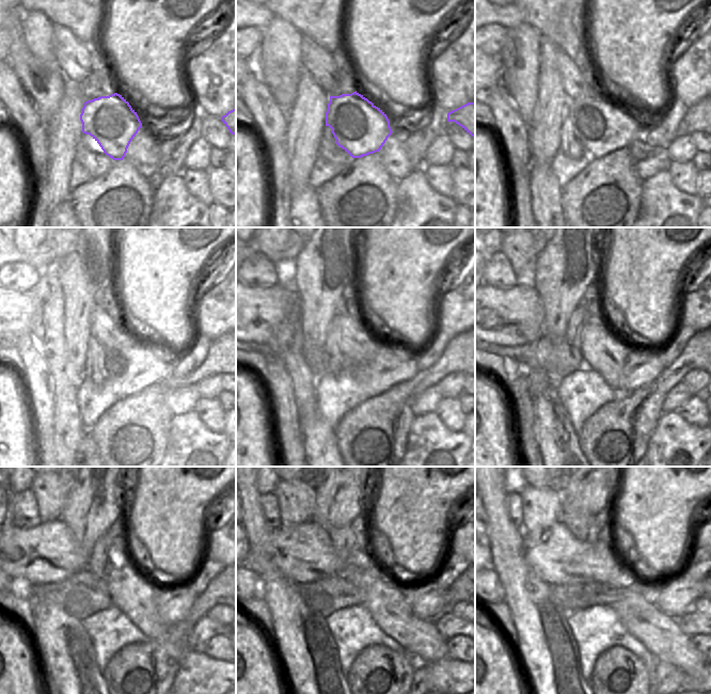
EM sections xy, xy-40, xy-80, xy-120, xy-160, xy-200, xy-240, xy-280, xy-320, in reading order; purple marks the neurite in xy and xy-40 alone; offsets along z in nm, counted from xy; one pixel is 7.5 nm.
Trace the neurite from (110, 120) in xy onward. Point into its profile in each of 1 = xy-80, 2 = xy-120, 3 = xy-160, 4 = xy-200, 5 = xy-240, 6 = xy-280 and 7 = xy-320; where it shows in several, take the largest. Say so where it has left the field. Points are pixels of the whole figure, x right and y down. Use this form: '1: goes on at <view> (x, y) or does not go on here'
1: goes on at xy-80 (602, 127)
2: goes on at xy-120 (126, 372)
3: goes on at xy-160 (391, 368)
4: goes on at xy-200 (644, 371)
5: goes on at xy-240 (178, 606)
6: goes on at xy-280 (428, 600)
7: goes on at xy-320 (677, 597)

